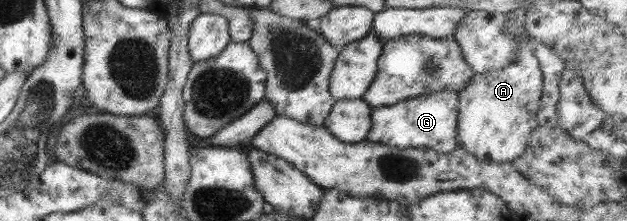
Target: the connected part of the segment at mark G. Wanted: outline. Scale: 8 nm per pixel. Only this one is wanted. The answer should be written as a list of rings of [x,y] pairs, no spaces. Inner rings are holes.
[[[438,91],[406,99],[389,106],[373,108],[371,130],[367,140],[398,147],[398,149],[430,148],[440,154],[450,154],[459,147],[457,144],[459,116],[458,92]]]

